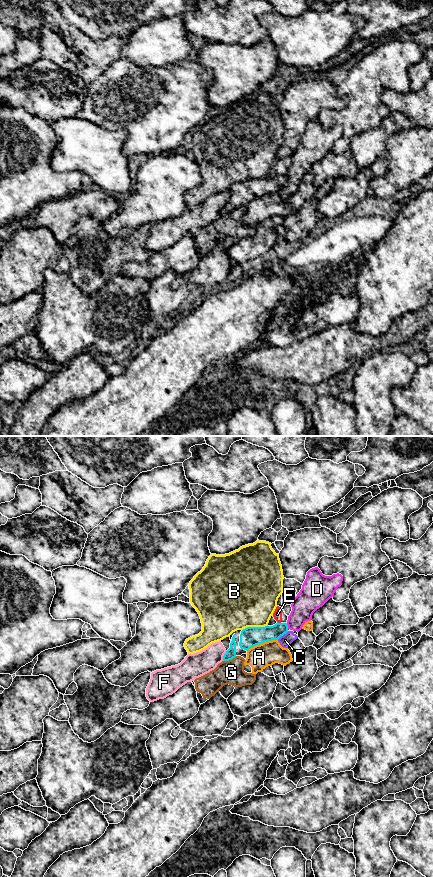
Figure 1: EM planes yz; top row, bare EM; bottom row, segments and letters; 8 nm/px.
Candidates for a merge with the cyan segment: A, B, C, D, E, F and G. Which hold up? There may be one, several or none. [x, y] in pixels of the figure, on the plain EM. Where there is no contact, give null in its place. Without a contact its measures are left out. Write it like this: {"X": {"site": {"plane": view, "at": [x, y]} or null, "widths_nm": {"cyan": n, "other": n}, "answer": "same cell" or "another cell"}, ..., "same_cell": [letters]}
{"A": {"site": {"plane": "yz", "at": [262, 194]}, "widths_nm": {"cyan": 160, "other": 200}, "answer": "another cell"}, "B": {"site": {"plane": "yz", "at": [254, 179]}, "widths_nm": {"cyan": 160, "other": 480}, "answer": "another cell"}, "C": {"site": {"plane": "yz", "at": [282, 187]}, "widths_nm": {"cyan": 160, "other": 90}, "answer": "another cell"}, "D": {"site": {"plane": "yz", "at": [287, 178]}, "widths_nm": {"cyan": 140, "other": 200}, "answer": "another cell"}, "E": {"site": {"plane": "yz", "at": [279, 175]}, "widths_nm": {"cyan": 160, "other": 70}, "answer": "another cell"}, "F": {"site": {"plane": "yz", "at": [223, 208]}, "widths_nm": {"cyan": 80, "other": 190}, "answer": "another cell"}, "G": {"site": {"plane": "yz", "at": [229, 211]}, "widths_nm": {"cyan": 80, "other": 200}, "answer": "another cell"}, "same_cell": []}

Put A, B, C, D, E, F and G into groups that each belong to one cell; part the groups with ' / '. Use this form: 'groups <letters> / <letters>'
groups A / B / C D / E / F / G

